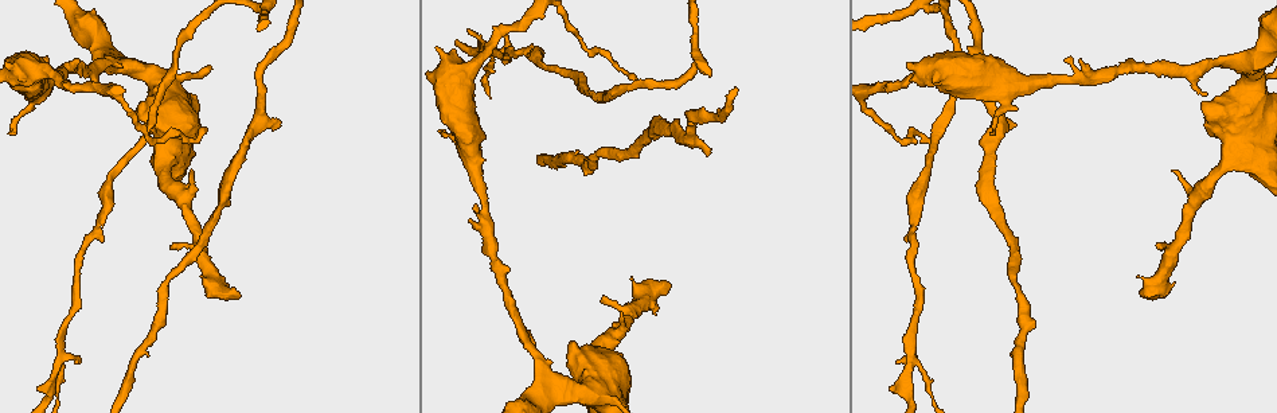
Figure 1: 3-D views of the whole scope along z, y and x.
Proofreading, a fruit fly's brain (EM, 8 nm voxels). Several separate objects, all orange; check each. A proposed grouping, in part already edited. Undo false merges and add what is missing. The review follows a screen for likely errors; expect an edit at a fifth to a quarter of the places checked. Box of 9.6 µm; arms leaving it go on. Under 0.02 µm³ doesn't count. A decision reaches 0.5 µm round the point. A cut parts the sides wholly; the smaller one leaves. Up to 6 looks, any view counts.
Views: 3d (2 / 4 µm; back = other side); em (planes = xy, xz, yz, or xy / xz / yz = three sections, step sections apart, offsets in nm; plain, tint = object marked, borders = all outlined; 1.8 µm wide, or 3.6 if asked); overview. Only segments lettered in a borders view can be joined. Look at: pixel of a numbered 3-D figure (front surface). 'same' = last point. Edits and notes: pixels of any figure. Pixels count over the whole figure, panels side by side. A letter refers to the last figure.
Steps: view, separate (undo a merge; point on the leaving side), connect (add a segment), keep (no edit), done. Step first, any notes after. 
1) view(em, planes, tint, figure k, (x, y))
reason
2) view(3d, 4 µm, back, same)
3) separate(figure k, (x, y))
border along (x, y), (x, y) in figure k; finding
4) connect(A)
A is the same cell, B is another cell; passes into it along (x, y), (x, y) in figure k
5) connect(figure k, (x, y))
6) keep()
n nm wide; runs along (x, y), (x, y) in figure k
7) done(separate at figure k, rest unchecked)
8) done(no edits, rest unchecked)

view(em, xy, step 16, tint, figure 1, (1245, 67))
branch point

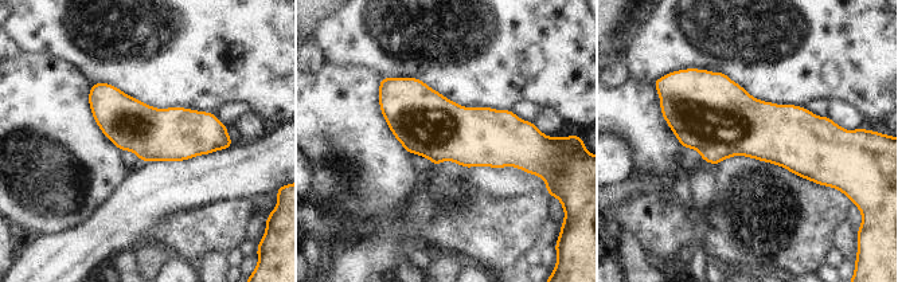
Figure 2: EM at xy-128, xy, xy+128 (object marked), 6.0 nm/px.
view(em, planes, borders, same)

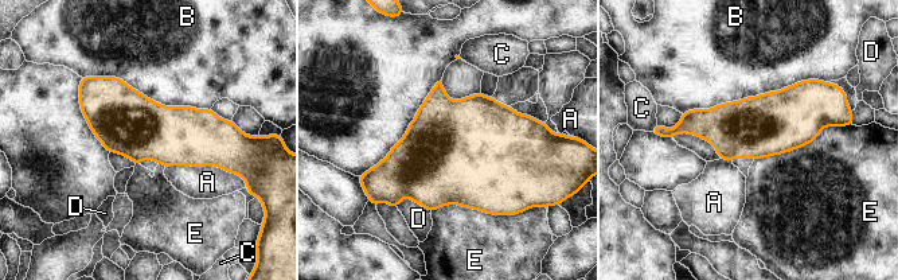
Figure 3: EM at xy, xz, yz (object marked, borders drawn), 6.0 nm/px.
keep()
B touches over 850 nm; A, B, C, D and E are other cells; continuous, no second neuron

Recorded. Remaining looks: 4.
view(3d, 4 µm, figure 1, (1081, 61))
branch stops here

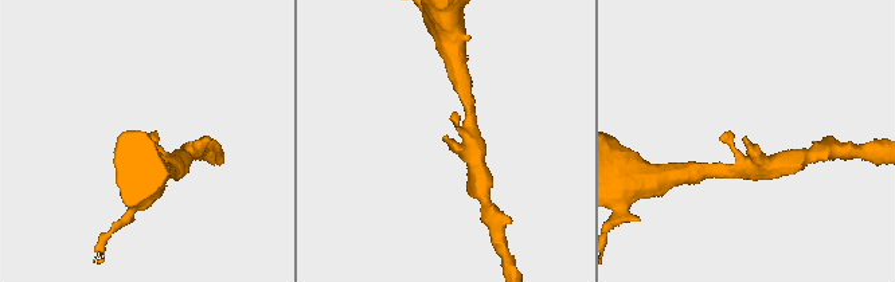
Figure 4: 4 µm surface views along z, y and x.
view(em, planes, borders, figure 4, (446, 135))

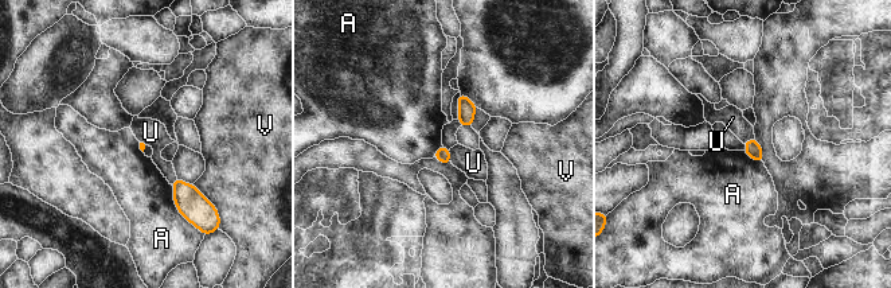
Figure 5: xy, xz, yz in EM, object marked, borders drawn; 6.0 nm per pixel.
keep()
A touches over 280 nm; A, U and V are other cells; border along (449, 150), (452, 162) in figure 5; none of them fits

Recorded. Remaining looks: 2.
done(no edits, rest unchecked)

